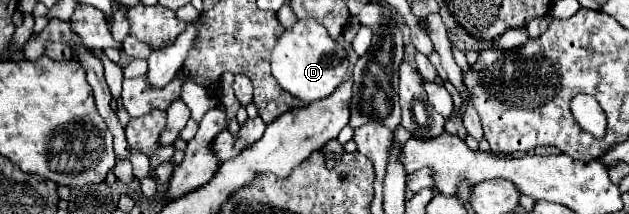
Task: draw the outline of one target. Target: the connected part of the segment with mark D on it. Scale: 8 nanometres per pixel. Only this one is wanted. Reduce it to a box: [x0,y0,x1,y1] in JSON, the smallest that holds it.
[270,19,350,103]

